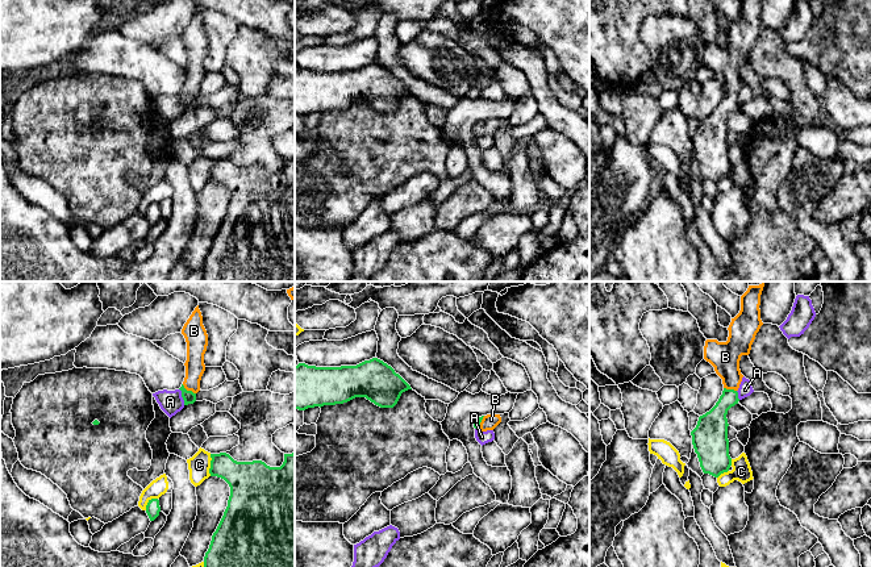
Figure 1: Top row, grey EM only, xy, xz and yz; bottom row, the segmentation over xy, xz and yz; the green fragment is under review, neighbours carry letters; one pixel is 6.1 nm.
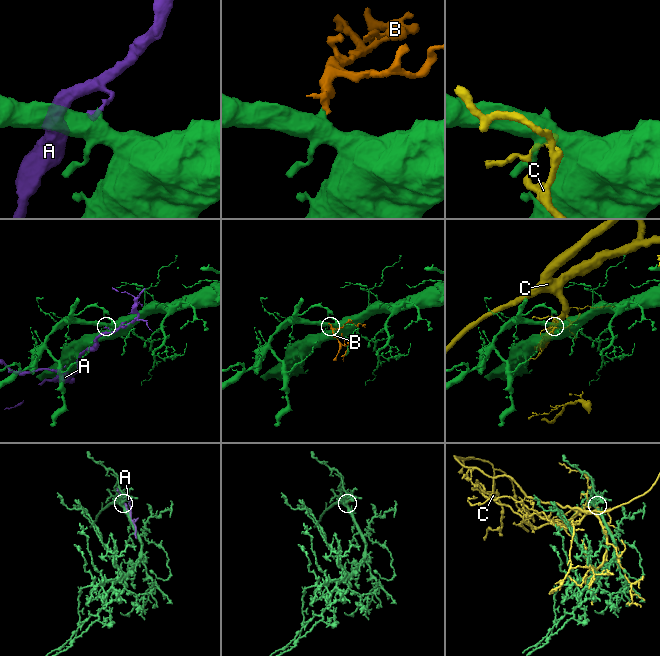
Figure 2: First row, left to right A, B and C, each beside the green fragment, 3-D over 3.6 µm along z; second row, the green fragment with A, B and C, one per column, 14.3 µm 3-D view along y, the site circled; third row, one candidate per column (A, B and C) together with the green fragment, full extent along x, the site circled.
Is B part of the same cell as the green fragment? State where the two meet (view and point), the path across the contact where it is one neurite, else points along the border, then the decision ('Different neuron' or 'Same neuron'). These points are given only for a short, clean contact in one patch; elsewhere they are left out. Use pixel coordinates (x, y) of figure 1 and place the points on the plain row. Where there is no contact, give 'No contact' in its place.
Touches green at xy (188, 96). Path across: xy (188, 101), (188, 96), (195, 73). Same neuron

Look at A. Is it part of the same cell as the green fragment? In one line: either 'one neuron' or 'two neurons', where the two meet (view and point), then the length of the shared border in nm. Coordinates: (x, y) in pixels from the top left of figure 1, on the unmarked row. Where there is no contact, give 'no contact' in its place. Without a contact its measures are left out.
two neurons; meets green in xy at (182, 101); contact 110 nm long

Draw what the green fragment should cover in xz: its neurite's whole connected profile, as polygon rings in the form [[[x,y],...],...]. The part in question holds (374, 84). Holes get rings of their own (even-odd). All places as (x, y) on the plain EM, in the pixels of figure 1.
[[[378,63],[364,66],[357,71],[316,72],[305,68],[295,71],[295,114],[336,111],[355,103],[366,103],[380,113],[393,113],[401,99],[412,95],[395,75]]]

